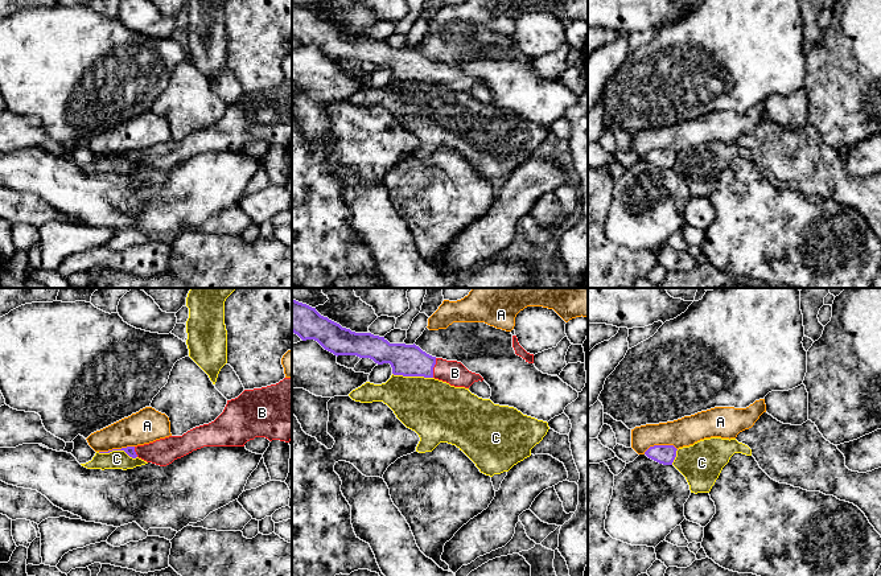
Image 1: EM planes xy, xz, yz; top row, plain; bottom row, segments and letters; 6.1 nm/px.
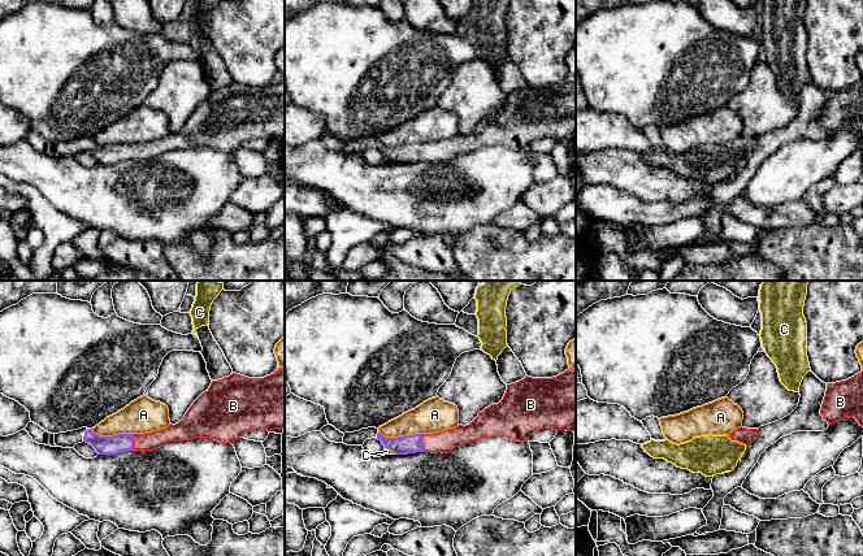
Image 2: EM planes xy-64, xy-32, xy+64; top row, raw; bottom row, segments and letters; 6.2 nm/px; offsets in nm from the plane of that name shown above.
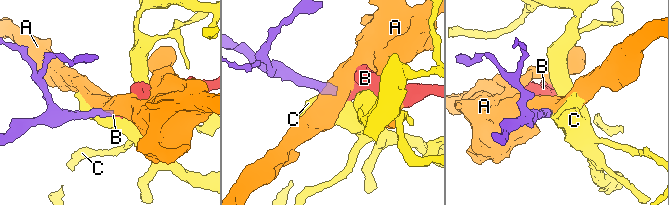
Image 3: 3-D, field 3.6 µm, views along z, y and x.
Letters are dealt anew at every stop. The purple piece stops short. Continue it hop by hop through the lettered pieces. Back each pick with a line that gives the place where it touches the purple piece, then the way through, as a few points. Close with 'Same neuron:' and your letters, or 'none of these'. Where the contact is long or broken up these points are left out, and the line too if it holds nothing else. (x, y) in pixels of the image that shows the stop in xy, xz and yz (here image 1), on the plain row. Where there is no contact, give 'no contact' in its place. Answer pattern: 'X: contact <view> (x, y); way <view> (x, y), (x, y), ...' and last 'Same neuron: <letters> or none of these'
B: contact xz (433, 70); way xz (406, 64), (433, 70), (455, 77)
Same neuron: B

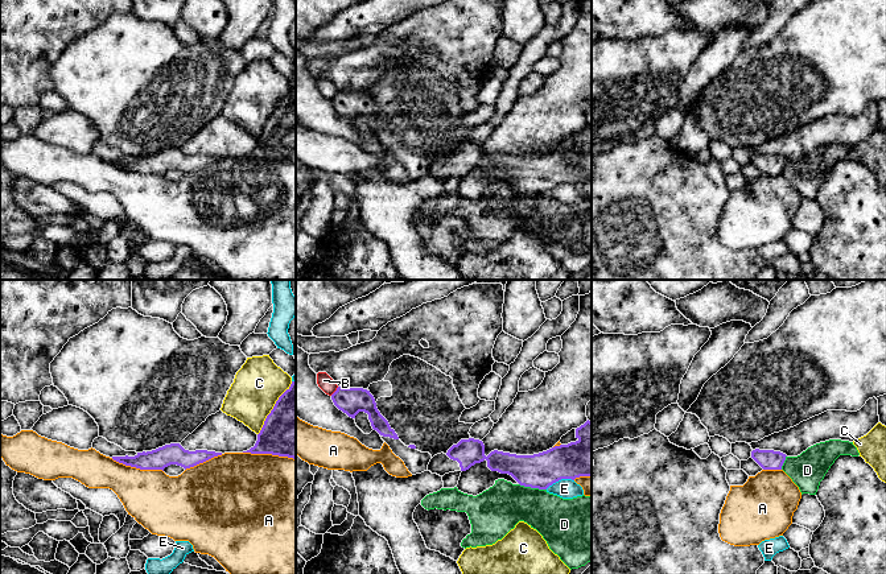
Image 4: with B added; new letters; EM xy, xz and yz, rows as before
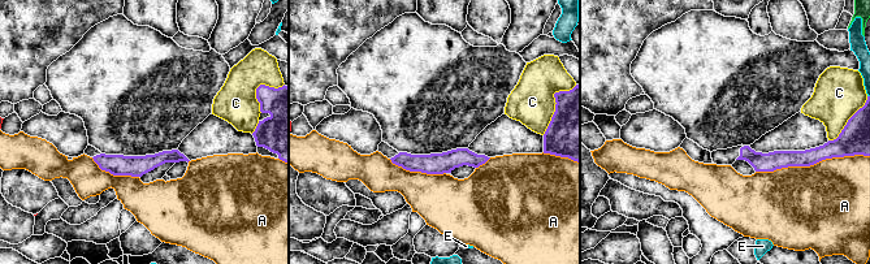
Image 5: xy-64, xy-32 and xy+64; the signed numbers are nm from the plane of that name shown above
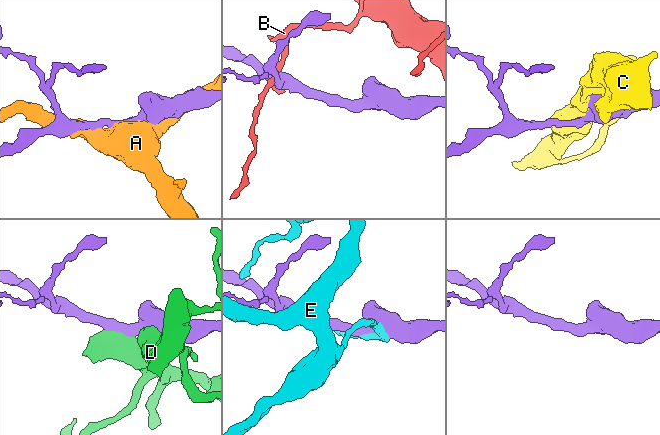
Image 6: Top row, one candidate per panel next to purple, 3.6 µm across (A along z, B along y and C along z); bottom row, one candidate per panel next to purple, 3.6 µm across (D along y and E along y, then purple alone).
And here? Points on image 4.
Same neuron: none of these

